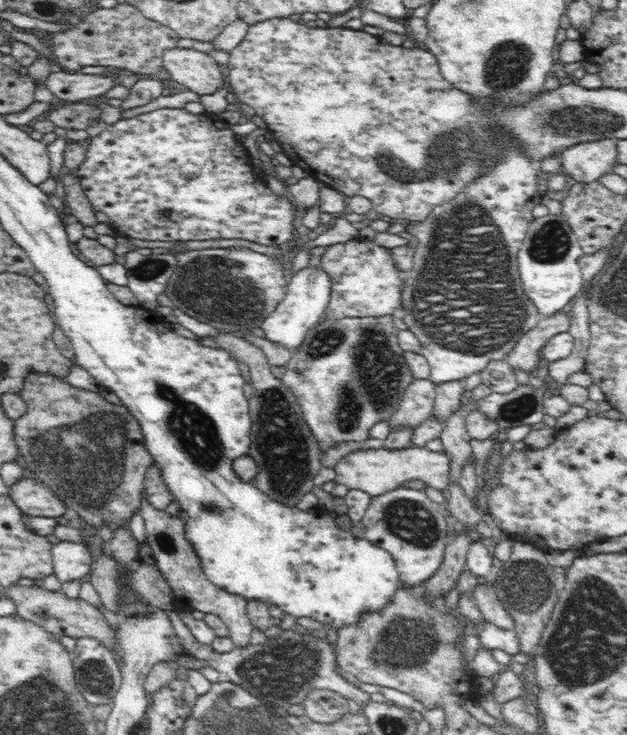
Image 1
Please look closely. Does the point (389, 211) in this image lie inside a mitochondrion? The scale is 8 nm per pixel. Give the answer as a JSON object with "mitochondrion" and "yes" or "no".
{"mitochondrion":"no"}

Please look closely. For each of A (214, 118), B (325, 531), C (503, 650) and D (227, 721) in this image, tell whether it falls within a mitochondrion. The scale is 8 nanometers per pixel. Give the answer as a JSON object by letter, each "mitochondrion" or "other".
{"A":"other","B":"other","C":"other","D":"mitochondrion"}

